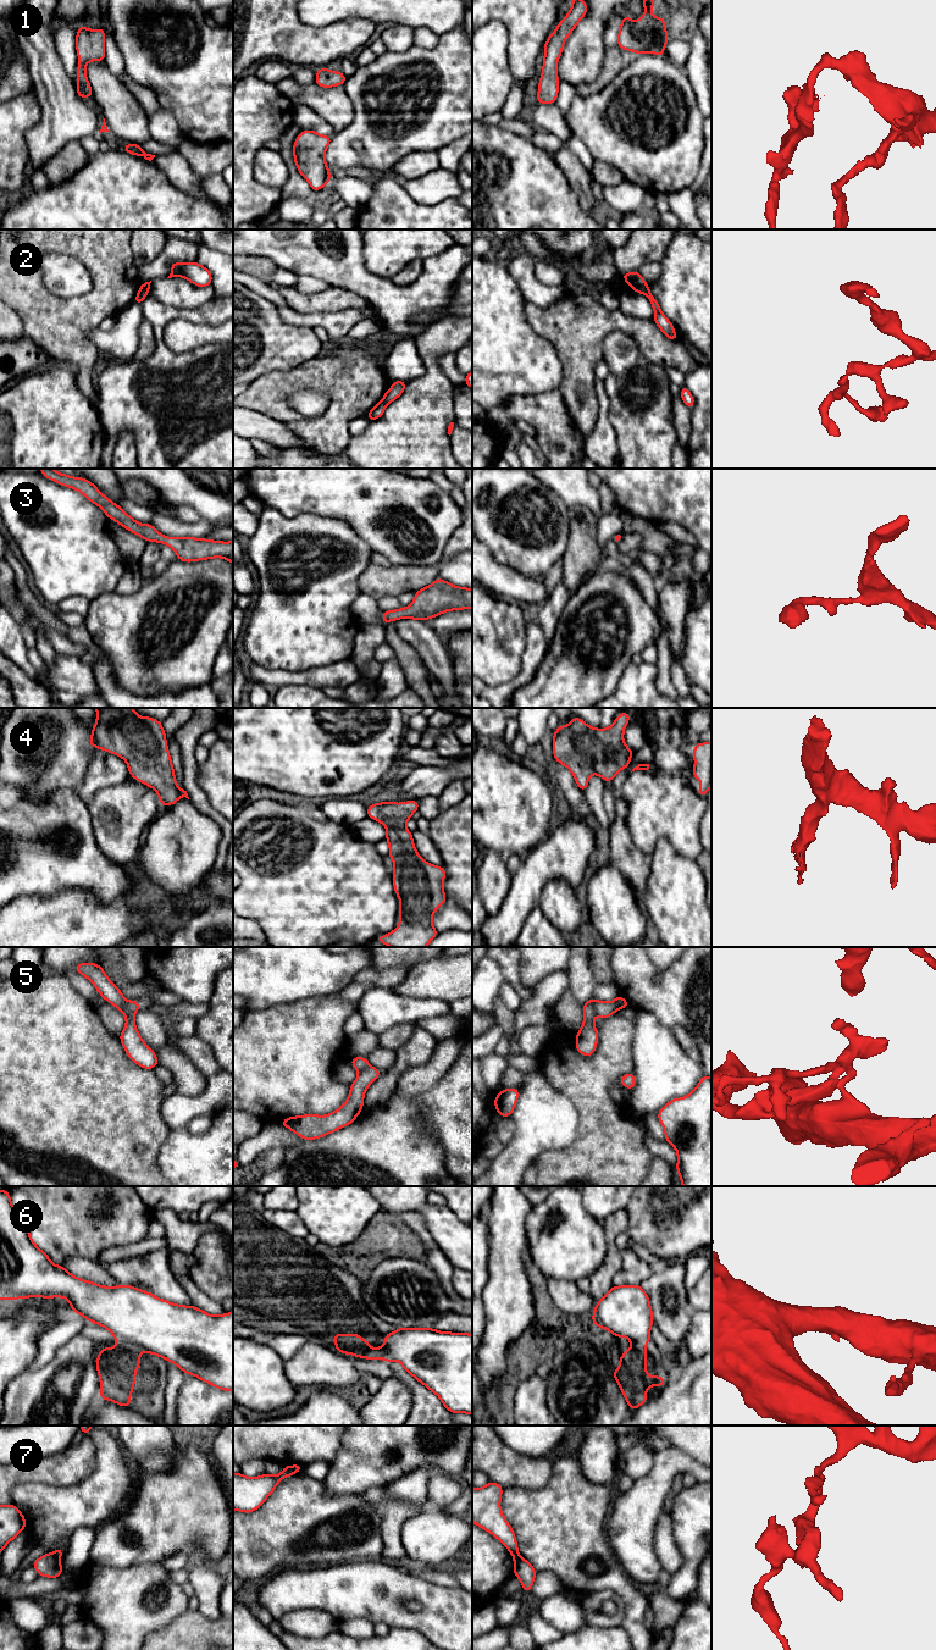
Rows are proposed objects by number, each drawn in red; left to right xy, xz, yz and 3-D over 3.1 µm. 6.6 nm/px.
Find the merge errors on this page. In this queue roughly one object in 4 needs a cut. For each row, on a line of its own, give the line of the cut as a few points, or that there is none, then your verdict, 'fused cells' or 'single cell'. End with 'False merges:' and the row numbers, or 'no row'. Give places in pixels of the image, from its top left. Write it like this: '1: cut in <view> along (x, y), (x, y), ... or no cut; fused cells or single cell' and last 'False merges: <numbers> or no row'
1: no cut; single cell
2: cut in yz along (647, 284), (643, 293); fused cells
3: no cut; single cell
4: no cut; single cell
5: cut in xy along (126, 1001), (125, 1009), (133, 1017); fused cells
6: cut in xy along (115, 1346), (140, 1350); fused cells
7: cut in yz along (518, 1554), (514, 1557); fused cells
False merges: 2, 5, 6, 7

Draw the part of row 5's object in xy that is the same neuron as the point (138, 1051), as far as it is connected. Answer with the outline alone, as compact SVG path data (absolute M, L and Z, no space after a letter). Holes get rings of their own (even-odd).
M78 963L74 969L95 986L103 998L126 1017L126 1026L118 1036L128 1057L139 1067L154 1070L159 1064L156 1052L143 1041L137 1030L134 1017L126 1012L124 1003L127 1000L121 990L107 978L98 963Z

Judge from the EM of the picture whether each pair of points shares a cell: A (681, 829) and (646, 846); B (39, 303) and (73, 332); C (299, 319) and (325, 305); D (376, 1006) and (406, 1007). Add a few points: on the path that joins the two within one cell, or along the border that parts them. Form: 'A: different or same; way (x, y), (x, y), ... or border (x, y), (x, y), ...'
A: same; way (671, 829), (660, 829), (653, 836)
B: same; way (48, 311), (65, 328)
C: different; border (288, 305), (302, 313), (339, 311)
D: same; way (383, 1007), (399, 1007)

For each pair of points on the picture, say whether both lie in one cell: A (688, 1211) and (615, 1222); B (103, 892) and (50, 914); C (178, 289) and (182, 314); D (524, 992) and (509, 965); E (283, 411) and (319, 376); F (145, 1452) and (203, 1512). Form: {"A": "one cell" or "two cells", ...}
{"A": "two cells", "B": "two cells", "C": "two cells", "D": "one cell", "E": "one cell", "F": "two cells"}

